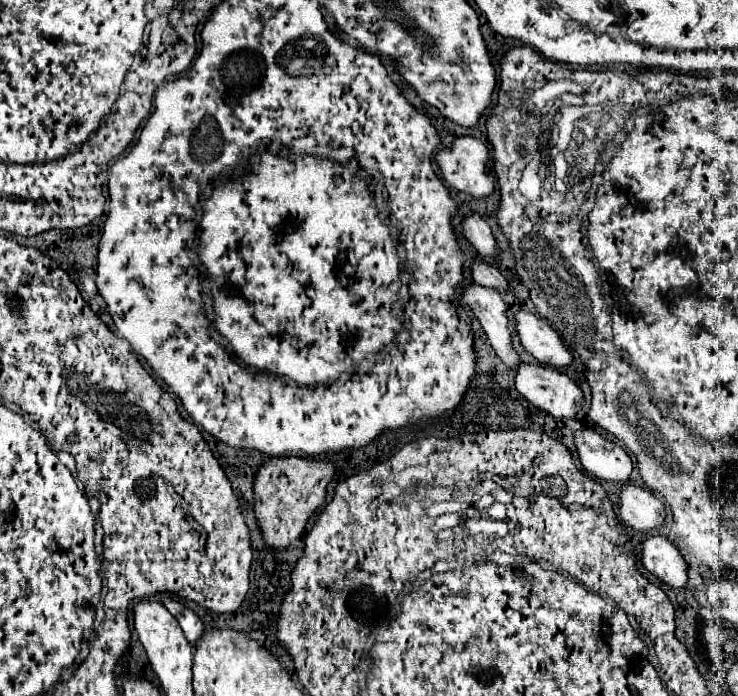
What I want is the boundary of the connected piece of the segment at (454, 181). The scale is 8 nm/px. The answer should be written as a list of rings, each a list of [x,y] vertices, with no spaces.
[[[472,136],[456,138],[450,148],[436,154],[436,162],[450,188],[474,198],[486,198],[494,192],[494,174],[488,166],[488,148]]]

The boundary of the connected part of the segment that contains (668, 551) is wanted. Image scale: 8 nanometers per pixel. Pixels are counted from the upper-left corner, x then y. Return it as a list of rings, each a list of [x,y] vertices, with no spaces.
[[[650,534],[644,540],[642,562],[650,574],[670,588],[684,588],[688,582],[686,560],[666,536]]]

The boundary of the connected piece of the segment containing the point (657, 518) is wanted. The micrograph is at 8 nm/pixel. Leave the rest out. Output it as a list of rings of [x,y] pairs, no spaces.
[[[624,484],[620,494],[620,516],[626,526],[648,534],[664,524],[666,508],[662,500],[652,492],[632,484]]]

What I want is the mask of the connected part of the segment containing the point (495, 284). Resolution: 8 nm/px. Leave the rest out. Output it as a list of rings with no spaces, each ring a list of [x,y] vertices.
[[[476,262],[472,266],[472,276],[474,276],[474,280],[476,280],[478,286],[494,288],[498,292],[508,292],[508,280],[496,268],[490,268],[484,262]]]

